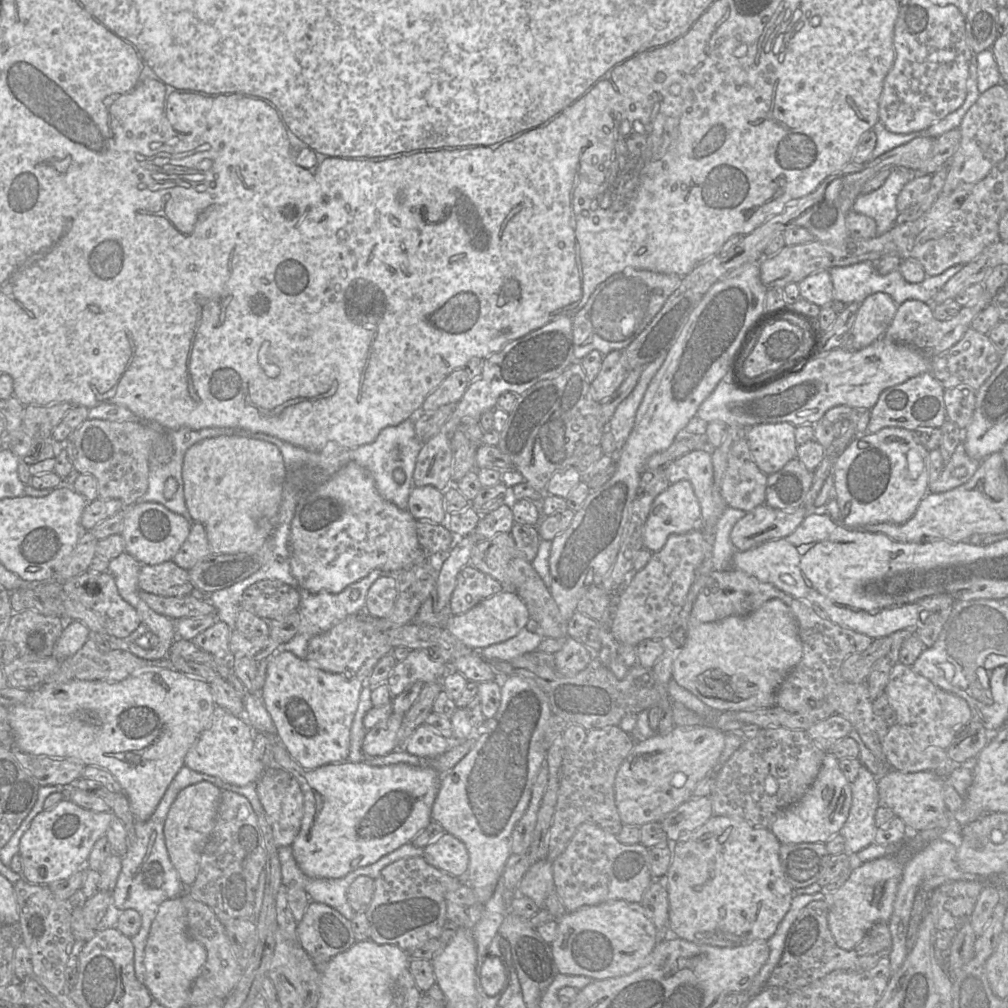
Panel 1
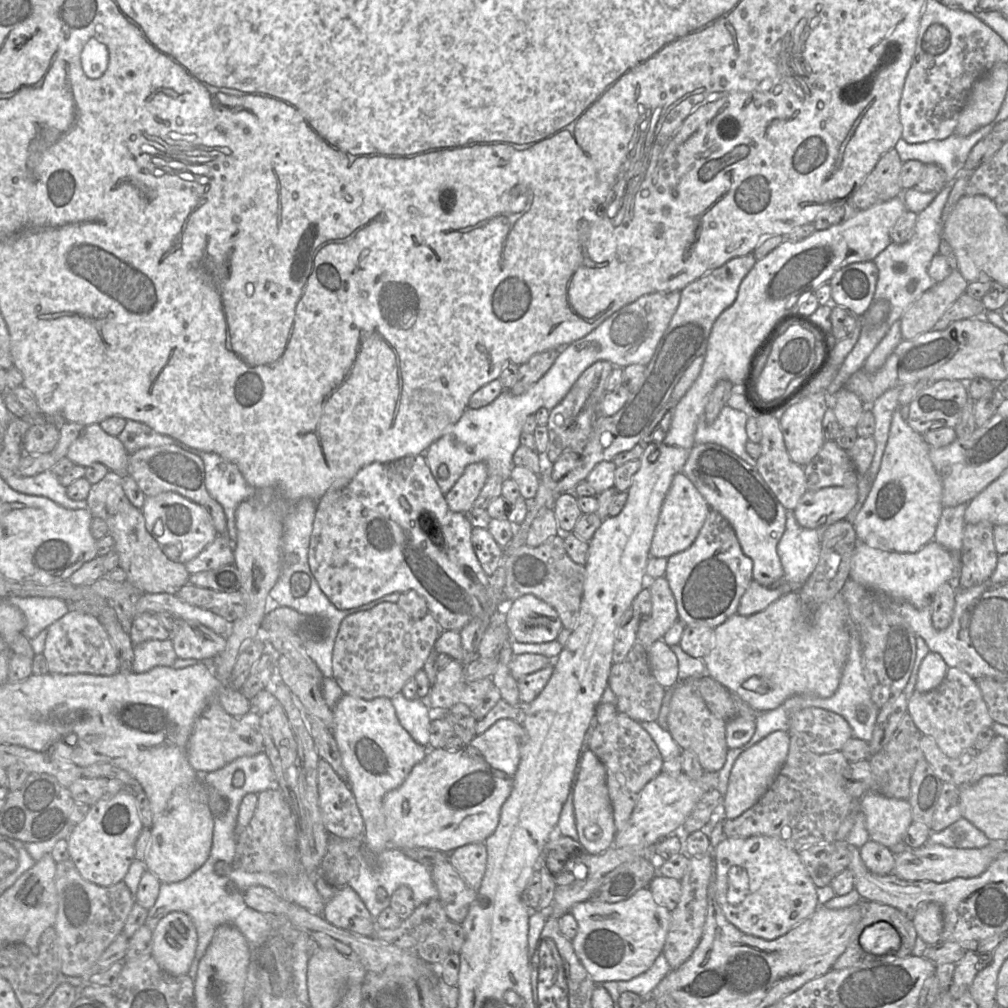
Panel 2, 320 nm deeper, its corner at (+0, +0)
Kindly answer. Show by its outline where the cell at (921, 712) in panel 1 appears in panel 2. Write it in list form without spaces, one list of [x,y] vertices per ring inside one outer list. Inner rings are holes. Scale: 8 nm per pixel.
[[[950,667],[942,683],[934,690],[920,693],[917,690],[908,700],[907,713],[925,736],[931,736],[950,758],[956,758],[973,747],[979,733],[994,722],[975,679],[967,673]]]

